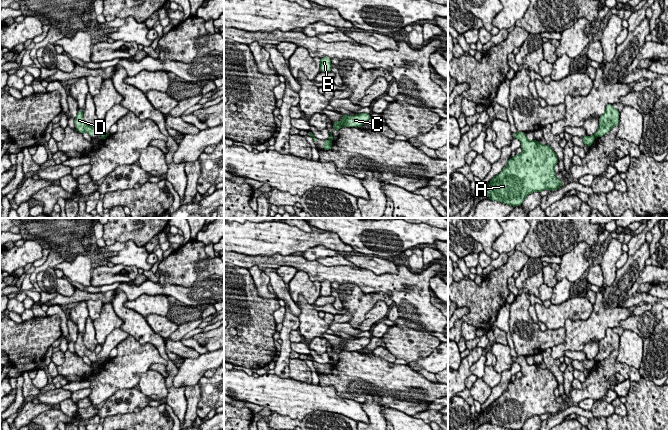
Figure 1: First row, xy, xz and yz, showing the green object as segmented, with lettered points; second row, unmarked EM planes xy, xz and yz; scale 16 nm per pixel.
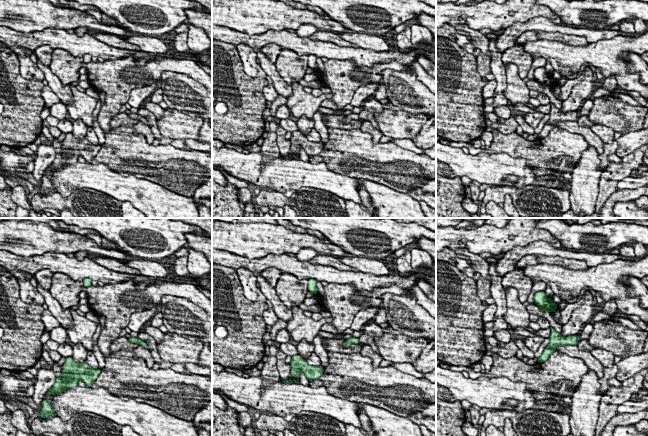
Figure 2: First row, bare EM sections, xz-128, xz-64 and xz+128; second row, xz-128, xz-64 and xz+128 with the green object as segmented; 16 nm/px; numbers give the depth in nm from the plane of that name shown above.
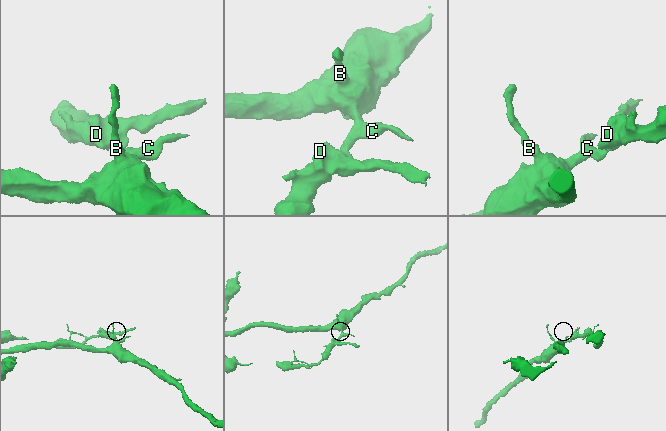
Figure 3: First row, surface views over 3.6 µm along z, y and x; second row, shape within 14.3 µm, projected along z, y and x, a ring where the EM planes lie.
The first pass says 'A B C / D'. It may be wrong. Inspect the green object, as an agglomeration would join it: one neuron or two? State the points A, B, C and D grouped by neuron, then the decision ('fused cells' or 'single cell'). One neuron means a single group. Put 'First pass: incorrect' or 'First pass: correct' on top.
First pass: correct
A B C / D | fused cells

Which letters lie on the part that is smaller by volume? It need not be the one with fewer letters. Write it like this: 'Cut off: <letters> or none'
Cut off: D

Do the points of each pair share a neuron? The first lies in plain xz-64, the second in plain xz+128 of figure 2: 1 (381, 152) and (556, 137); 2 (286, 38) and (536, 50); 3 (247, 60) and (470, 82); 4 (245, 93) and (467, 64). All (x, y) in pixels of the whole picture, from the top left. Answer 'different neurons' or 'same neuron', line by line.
1: same neuron
2: same neuron
3: different neurons
4: same neuron

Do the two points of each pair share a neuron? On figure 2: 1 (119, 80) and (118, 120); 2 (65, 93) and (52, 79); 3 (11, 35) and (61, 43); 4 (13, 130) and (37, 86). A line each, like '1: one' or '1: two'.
1: one
2: one
3: one
4: one

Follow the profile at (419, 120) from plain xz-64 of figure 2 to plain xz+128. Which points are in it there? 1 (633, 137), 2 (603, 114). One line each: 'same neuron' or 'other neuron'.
1: other neuron
2: same neuron

